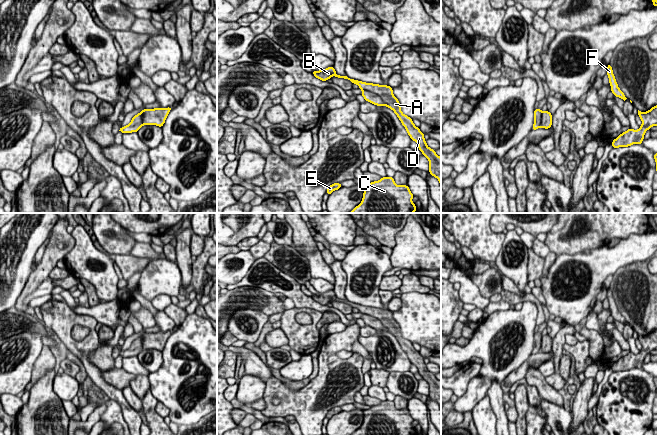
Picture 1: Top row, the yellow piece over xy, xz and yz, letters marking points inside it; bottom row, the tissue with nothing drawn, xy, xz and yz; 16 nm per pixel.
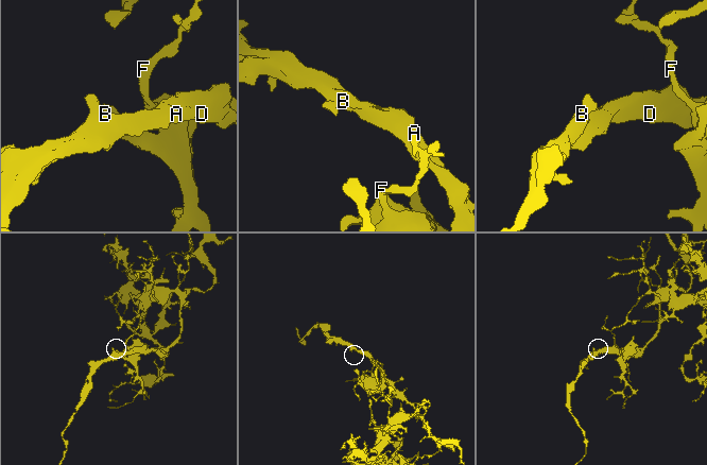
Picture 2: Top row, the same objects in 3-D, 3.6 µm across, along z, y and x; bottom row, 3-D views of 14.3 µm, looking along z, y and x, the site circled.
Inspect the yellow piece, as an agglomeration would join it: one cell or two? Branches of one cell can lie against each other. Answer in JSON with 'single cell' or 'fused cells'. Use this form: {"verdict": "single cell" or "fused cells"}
{"verdict": "single cell"}

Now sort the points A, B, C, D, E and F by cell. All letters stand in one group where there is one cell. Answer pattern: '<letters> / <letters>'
A B C D E F

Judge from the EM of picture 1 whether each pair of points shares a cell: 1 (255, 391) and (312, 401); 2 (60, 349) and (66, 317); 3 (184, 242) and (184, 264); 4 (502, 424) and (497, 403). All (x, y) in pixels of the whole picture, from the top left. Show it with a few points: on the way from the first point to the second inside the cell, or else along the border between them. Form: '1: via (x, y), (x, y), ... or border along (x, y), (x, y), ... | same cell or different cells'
1: border along (266, 382), (262, 398) | different cells
2: border along (53, 331), (68, 351) | different cells
3: via (184, 247), (184, 259) | same cell
4: via (502, 419), (498, 408) | same cell

